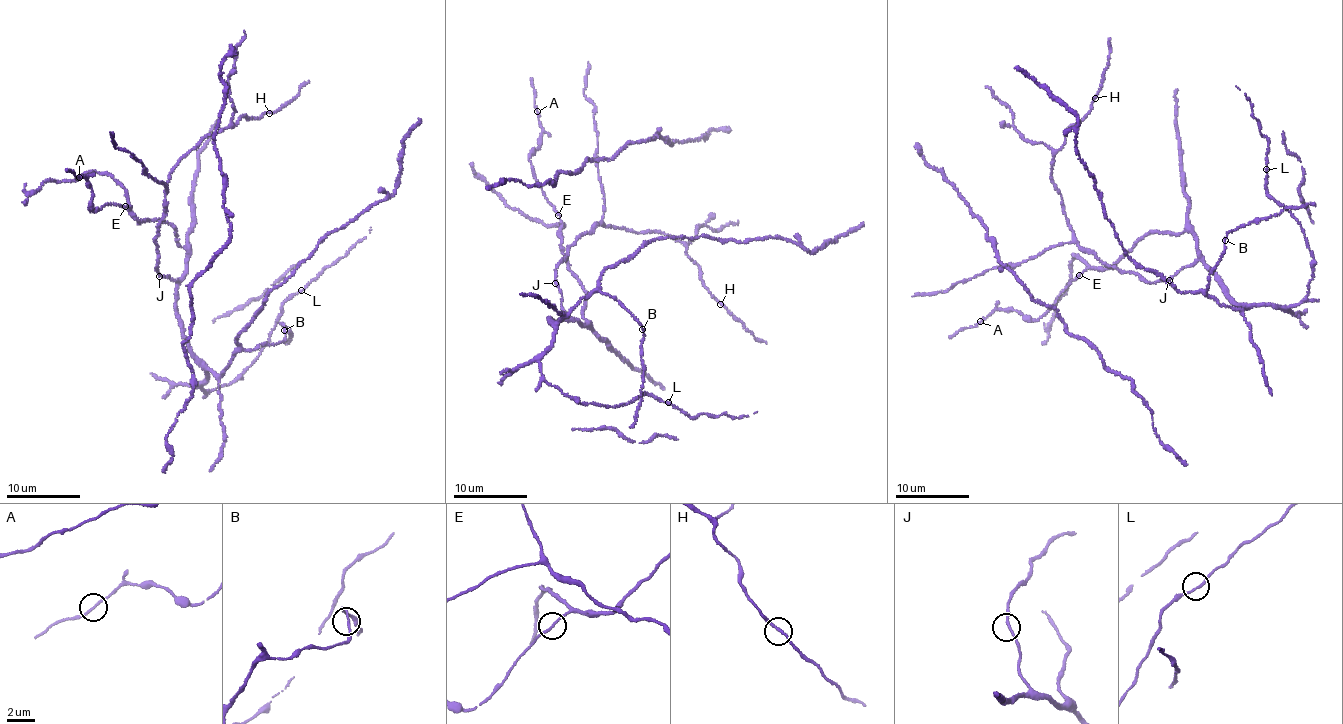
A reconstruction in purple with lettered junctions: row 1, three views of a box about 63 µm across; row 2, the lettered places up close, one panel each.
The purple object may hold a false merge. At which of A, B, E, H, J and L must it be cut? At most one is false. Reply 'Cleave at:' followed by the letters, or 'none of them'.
Cleave at: none of them

